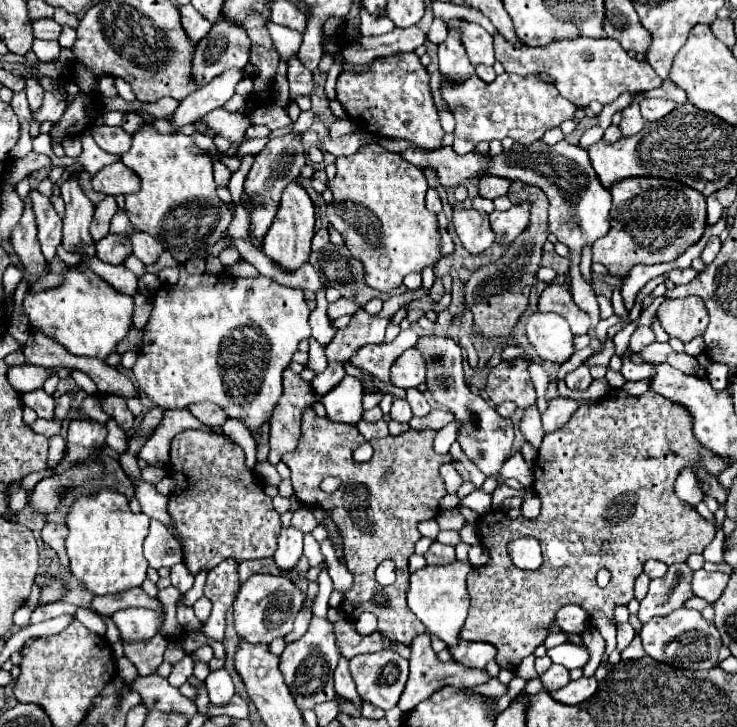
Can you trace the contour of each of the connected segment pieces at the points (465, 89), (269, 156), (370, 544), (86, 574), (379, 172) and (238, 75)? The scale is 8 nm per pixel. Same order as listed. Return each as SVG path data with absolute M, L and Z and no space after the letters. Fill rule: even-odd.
M505 73L493 83L485 83L477 75L471 75L455 85L451 85L447 79L441 79L441 97L457 121L453 141L455 153L467 153L469 149L475 149L475 145L481 141L503 137L511 137L521 145L531 145L533 141L541 139L547 129L559 127L561 121L571 119L577 109L571 101L561 97L553 85L543 83L537 75L519 77Z
M287 133L283 137L269 139L265 149L255 157L255 163L245 179L245 193L255 203L255 211L251 215L251 225L249 225L249 233L253 237L257 237L257 239L265 237L265 233L271 227L273 217L277 213L283 189L301 175L301 167L303 167L303 137L297 133Z
M307 409L301 415L299 445L291 453L285 453L281 459L291 469L291 481L297 499L305 505L317 503L323 507L343 537L347 569L355 577L355 583L349 593L345 593L341 609L347 613L347 617L353 617L351 605L357 607L359 613L375 613L379 619L379 633L403 645L409 645L413 637L425 633L423 623L411 613L405 601L405 593L409 589L407 561L413 555L415 543L421 539L417 523L433 519L439 513L439 501L445 495L439 467L453 461L451 455L437 455L433 451L433 439L435 431L429 429L409 429L397 437L389 435L383 439L371 439L375 449L371 463L355 463L351 453L361 443L365 443L365 437L357 431L357 427L335 423L327 417L315 415L313 409ZM385 469L393 469L393 475L387 481L383 479ZM325 477L341 479L341 489L335 493L321 491L319 483ZM383 559L391 559L397 569L397 581L391 587L381 587L373 579L373 571ZM375 593L387 595L385 607L373 601Z
M103 489L93 497L81 497L71 505L65 519L69 527L67 555L71 573L93 595L115 595L139 587L147 579L147 559L143 557L143 541L149 529L147 515L133 515L125 495Z
M379 143L363 145L349 157L337 157L335 165L337 175L329 181L333 203L327 205L327 221L343 235L351 255L363 263L365 281L369 283L369 287L389 293L403 285L405 275L423 271L425 267L437 265L441 261L441 231L437 215L427 211L425 207L425 193L429 185L419 167L403 161L399 153L385 151Z
M227 71L215 81L207 83L203 89L193 91L189 97L185 97L175 113L171 115L171 133L177 133L185 125L193 125L195 121L203 119L207 113L211 113L217 107L223 107L223 103L235 93L235 85L243 79L243 71Z

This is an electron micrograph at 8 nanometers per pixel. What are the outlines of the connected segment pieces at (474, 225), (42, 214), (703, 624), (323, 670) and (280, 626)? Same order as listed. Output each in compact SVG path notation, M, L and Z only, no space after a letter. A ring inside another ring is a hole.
M455 209L453 227L455 227L463 247L475 255L483 253L495 241L495 233L491 231L491 225L489 225L489 215L483 211Z
M37 189L29 191L29 199L37 217L37 227L39 227L39 243L41 243L41 251L47 259L47 263L55 257L57 247L61 245L61 217L57 215L57 211L53 209L49 197L43 197Z
M681 607L665 617L653 617L643 625L639 635L643 641L645 653L655 661L675 665L679 669L689 669L689 671L703 671L717 665L717 653L721 647L719 631L713 623L705 621L703 615L695 609ZM673 641L675 641L675 653L673 653Z
M313 617L307 633L301 639L297 639L285 647L285 651L281 653L279 669L281 669L285 683L301 711L313 709L317 703L323 703L323 701L329 701L335 697L333 671L335 671L339 659L341 659L341 651L337 647L335 627L329 619L323 619L323 617Z
M255 573L241 585L237 599L233 603L235 631L247 641L271 643L275 637L285 637L293 629L293 621L301 605L303 605L303 593L291 579Z

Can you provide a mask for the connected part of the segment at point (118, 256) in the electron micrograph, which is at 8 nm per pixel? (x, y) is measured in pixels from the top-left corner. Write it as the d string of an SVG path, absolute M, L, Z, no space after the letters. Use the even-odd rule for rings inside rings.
M111 233L105 235L103 239L99 239L95 243L95 249L97 249L97 257L111 265L123 263L123 259L131 253L131 245L127 245L127 241L123 241L123 237L111 235Z

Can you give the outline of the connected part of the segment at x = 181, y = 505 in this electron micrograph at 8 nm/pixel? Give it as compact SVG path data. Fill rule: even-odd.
M183 431L173 437L171 453L167 463L167 475L175 481L175 489L169 497L169 515L171 515L171 533L179 537L183 549L185 567L197 575L201 569L213 569L223 559L261 559L273 557L277 535L281 529L279 513L273 509L271 497L265 495L263 485L257 475L245 465L245 453L237 453L237 445L225 441L217 433L205 431Z

